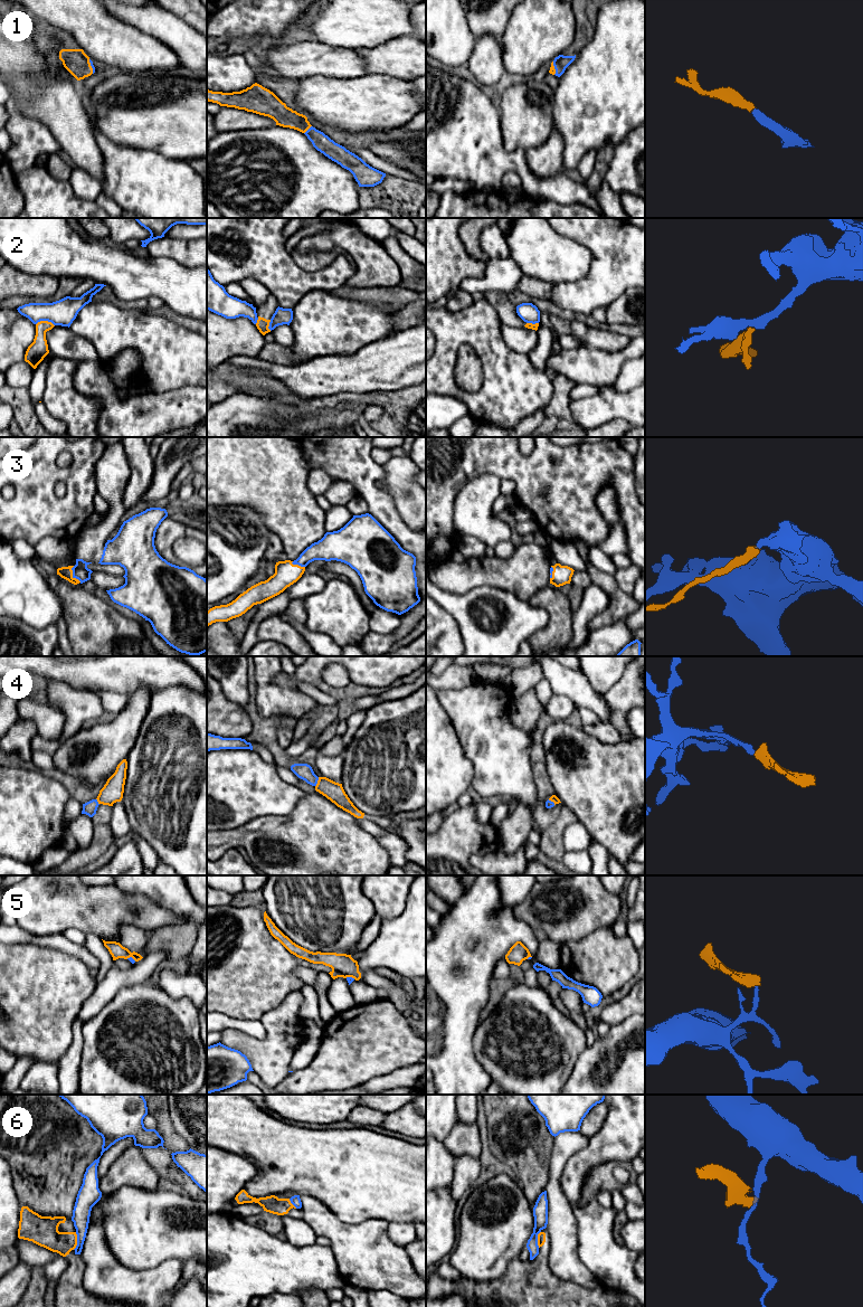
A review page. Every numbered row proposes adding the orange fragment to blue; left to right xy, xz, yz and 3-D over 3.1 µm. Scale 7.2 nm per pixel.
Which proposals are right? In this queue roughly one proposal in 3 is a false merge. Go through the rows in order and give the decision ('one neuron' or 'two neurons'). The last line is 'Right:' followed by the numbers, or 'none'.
1: one neuron
2: two neurons
3: one neuron
4: one neuron
5: two neurons
6: two neurons
Right: 1, 3, 4

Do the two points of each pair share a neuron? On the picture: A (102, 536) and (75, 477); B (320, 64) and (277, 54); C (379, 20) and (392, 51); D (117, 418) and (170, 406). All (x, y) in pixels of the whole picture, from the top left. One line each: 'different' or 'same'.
A: different
B: same
C: different
D: same

